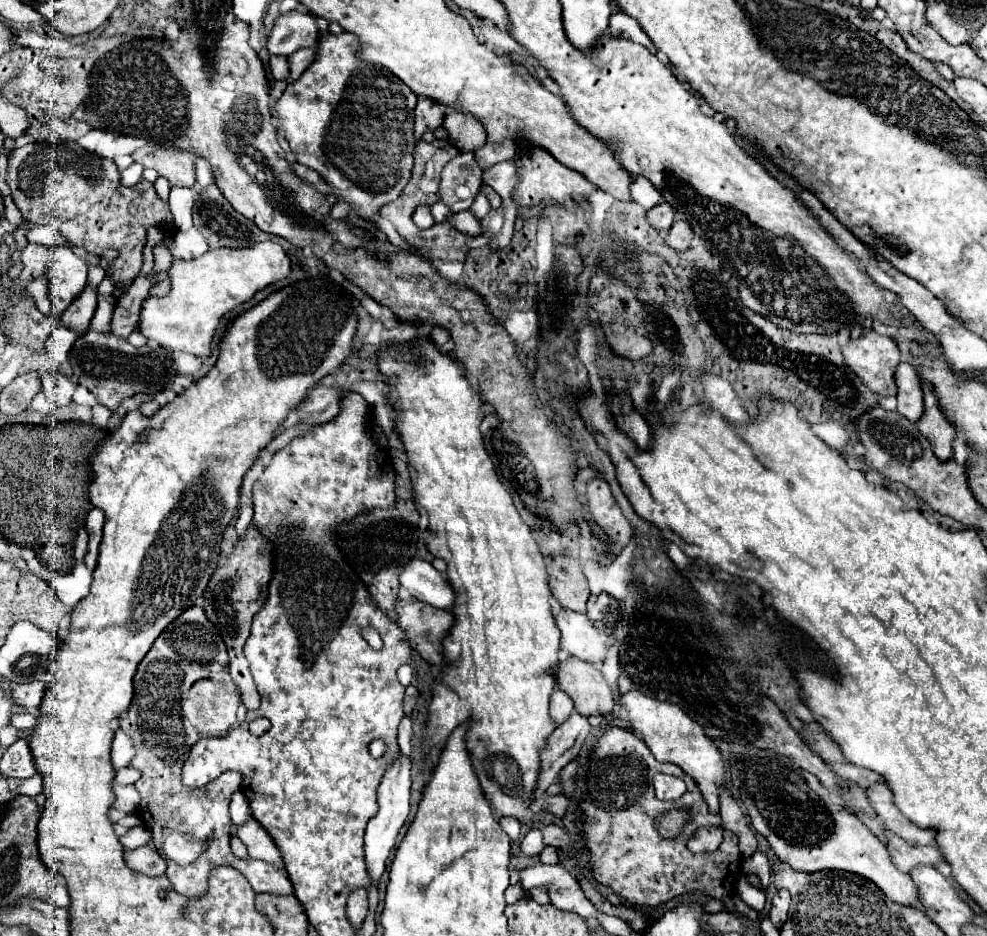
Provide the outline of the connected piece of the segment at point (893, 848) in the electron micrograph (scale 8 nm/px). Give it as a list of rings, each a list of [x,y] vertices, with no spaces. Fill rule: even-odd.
[[[886,831],[886,849],[890,853],[892,863],[904,873],[908,873],[914,865],[936,865],[938,861],[944,861],[936,845],[910,845],[890,831]]]

